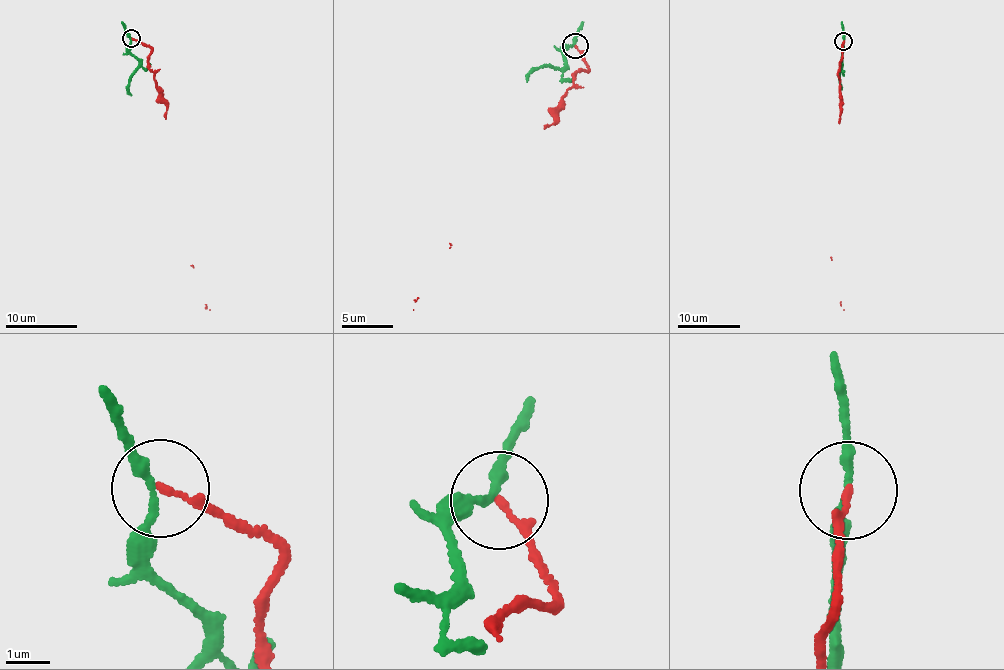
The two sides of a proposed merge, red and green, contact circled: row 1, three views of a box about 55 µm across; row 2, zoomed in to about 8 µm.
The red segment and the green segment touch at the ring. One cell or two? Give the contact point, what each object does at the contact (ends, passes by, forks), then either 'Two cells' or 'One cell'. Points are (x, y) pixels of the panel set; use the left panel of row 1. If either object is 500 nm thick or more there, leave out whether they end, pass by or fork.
Place: (131, 38). At the ring red ends. At the ring green passes by. Two cells

